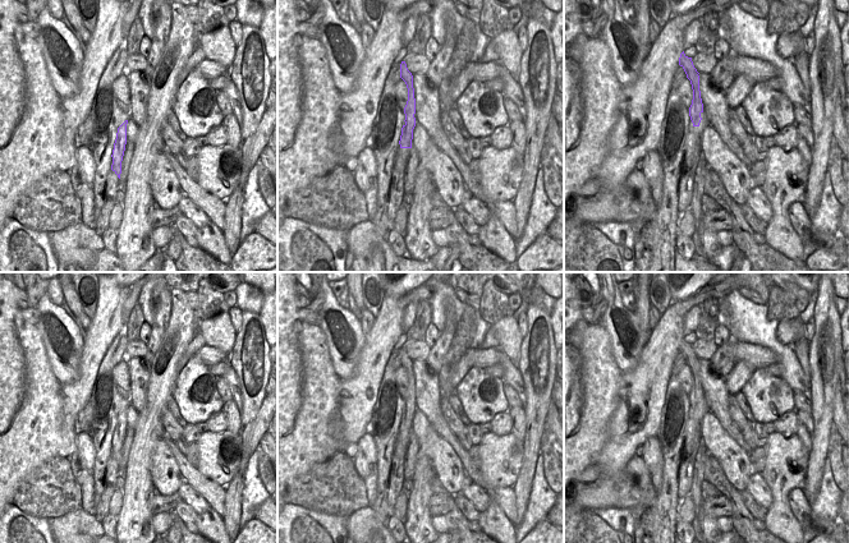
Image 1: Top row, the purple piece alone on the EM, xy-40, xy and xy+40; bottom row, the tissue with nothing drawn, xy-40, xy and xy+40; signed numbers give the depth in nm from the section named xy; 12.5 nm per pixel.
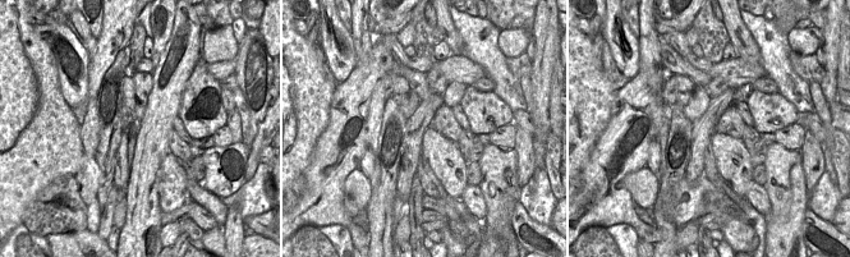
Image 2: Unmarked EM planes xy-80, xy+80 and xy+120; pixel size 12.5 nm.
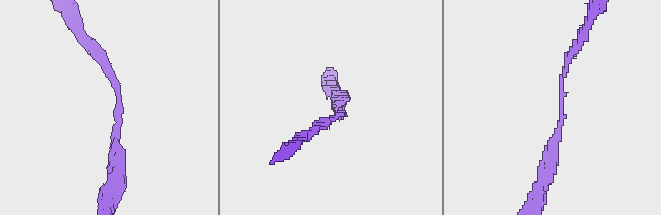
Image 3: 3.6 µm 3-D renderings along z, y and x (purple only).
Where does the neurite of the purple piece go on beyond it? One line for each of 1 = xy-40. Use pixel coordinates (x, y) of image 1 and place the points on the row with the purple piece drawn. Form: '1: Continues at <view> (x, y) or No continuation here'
1: No continuation here

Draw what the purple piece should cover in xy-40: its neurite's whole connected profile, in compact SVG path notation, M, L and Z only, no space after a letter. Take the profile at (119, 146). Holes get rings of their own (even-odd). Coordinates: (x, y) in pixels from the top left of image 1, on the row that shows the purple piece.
M125 120L119 128L116 133L116 139L114 143L114 149L113 149L113 165L111 170L118 175L120 179L121 174L121 161L125 151L125 144L127 144L127 124L128 120Z

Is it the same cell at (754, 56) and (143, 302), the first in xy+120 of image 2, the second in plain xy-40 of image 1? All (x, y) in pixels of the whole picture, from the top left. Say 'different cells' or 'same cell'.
same cell

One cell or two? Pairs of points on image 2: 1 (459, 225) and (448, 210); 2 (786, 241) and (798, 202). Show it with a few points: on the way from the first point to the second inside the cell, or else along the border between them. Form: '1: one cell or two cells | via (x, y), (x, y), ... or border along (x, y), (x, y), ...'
1: one cell | via (455, 221), (451, 214)
2: one cell | via (786, 232), (796, 211)

